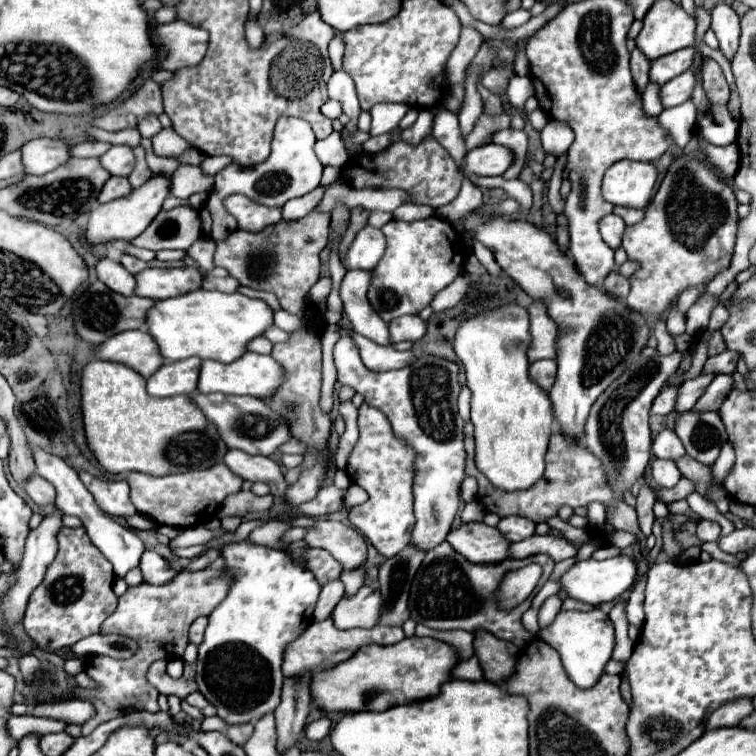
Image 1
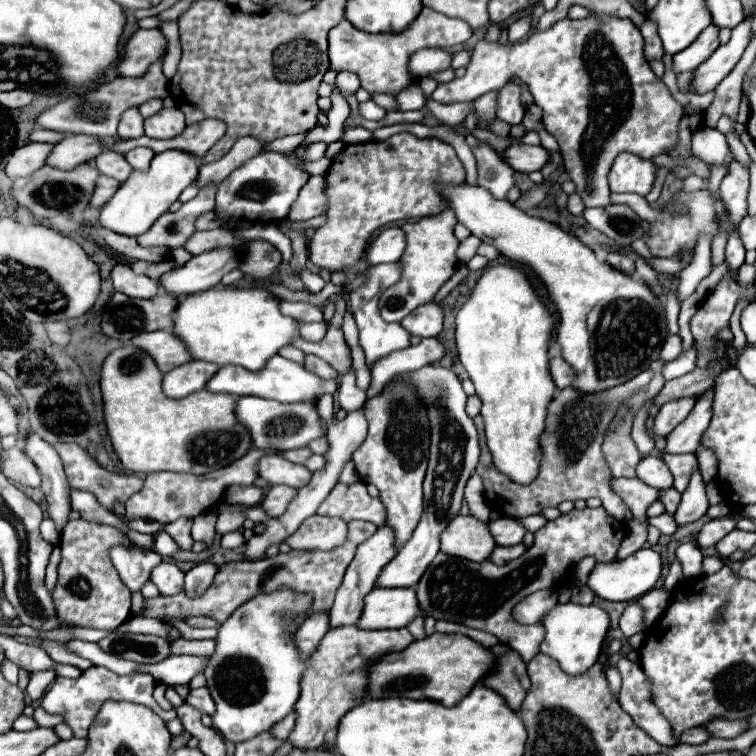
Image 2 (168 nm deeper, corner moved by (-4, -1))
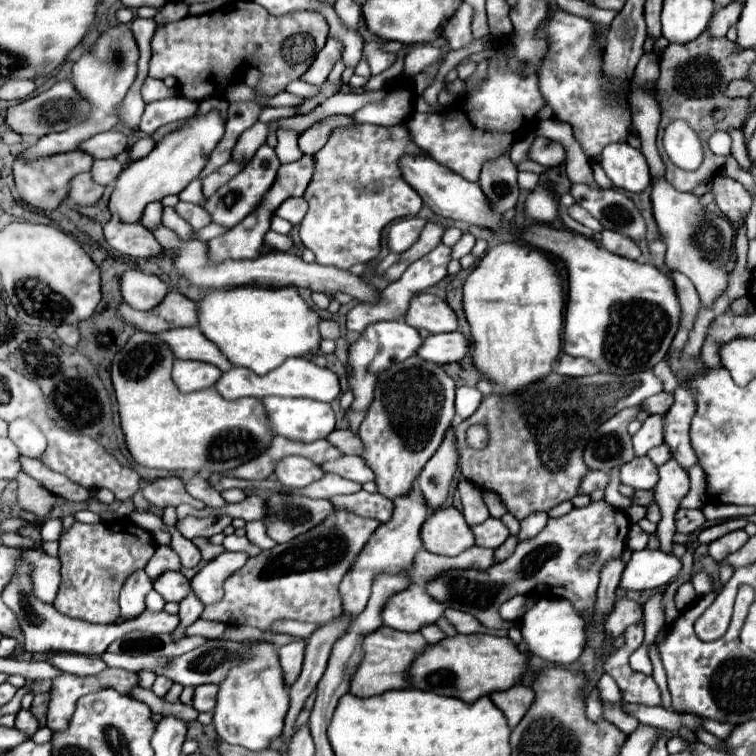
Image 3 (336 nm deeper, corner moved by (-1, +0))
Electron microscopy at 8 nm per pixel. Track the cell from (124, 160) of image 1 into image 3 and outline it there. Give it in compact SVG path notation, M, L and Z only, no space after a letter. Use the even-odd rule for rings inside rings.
M96 159L90 173L98 185L110 185L122 171L122 165L116 159Z

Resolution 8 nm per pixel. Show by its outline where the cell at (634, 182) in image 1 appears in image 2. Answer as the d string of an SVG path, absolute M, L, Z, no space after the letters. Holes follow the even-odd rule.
M619 154L609 172L611 192L633 192L647 196L657 178L657 166L651 160L641 160L633 154Z

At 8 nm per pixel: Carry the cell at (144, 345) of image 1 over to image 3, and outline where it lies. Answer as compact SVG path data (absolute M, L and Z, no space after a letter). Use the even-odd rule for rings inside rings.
M184 327L184 329L170 329L160 333L162 341L166 341L174 355L178 359L198 359L216 365L220 371L228 371L232 363L226 359L226 355L220 353L218 347L214 347L212 341L204 337L204 333L198 327Z

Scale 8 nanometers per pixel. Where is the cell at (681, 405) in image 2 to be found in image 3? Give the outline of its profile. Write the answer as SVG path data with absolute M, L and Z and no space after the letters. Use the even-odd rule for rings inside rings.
M650 415L638 433L632 435L634 443L634 453L638 457L646 455L652 447L658 447L664 441L664 431L662 431L662 417L660 415Z

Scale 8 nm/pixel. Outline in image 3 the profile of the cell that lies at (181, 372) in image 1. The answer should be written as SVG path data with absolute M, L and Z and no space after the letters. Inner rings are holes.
M176 361L174 363L174 383L180 387L182 393L190 391L200 391L206 387L212 387L220 379L222 371L210 363L200 363L200 361Z

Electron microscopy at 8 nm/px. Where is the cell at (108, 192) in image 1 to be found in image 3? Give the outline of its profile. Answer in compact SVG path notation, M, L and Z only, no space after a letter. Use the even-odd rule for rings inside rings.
M80 173L72 179L70 189L68 189L68 197L70 201L74 201L76 205L92 205L96 203L104 193L102 185L96 185L92 181L90 173Z

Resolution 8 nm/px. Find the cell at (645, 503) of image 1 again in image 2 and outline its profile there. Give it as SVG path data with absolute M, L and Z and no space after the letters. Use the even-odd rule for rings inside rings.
M631 520L629 522L629 534L621 542L617 558L627 558L633 552L637 552L639 548L643 548L645 542L647 542L647 528L649 528L647 520L643 520L643 522L641 520Z

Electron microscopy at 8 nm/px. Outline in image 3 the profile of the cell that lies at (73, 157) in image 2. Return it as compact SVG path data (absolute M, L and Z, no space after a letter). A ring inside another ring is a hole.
M108 131L108 133L98 133L92 139L84 141L80 149L88 151L94 155L94 159L106 159L106 157L116 157L122 151L128 149L128 137L118 131Z

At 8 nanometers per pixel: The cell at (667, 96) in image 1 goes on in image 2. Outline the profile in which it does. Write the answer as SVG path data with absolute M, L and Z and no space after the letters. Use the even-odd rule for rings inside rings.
M745 18L743 24L733 28L729 42L721 44L703 64L699 64L695 68L691 88L689 88L693 94L707 94L707 92L715 90L715 86L735 68L743 50L749 44L751 20L753 18Z

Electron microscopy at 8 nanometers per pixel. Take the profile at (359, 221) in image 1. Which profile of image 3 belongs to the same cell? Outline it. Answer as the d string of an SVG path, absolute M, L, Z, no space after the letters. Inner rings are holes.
M454 331L454 333L428 335L422 347L418 349L418 355L430 363L446 365L462 361L468 349L470 349L468 337L464 337L460 331Z

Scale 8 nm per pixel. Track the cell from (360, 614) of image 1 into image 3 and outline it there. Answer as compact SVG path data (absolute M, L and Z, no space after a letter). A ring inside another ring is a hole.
M410 585L408 589L404 589L402 593L394 595L384 611L382 611L382 619L384 625L398 629L398 631L420 631L420 627L428 625L428 623L436 623L444 611L448 607L444 607L444 603L440 603L438 599L432 599L424 585Z

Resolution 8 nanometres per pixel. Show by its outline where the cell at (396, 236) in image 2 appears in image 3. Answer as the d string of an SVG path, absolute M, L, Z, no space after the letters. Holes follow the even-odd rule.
M420 217L396 221L388 233L390 251L392 253L404 253L406 249L410 249L416 243L416 239L420 237L420 231L424 229L424 225L426 225L426 219L420 219Z

